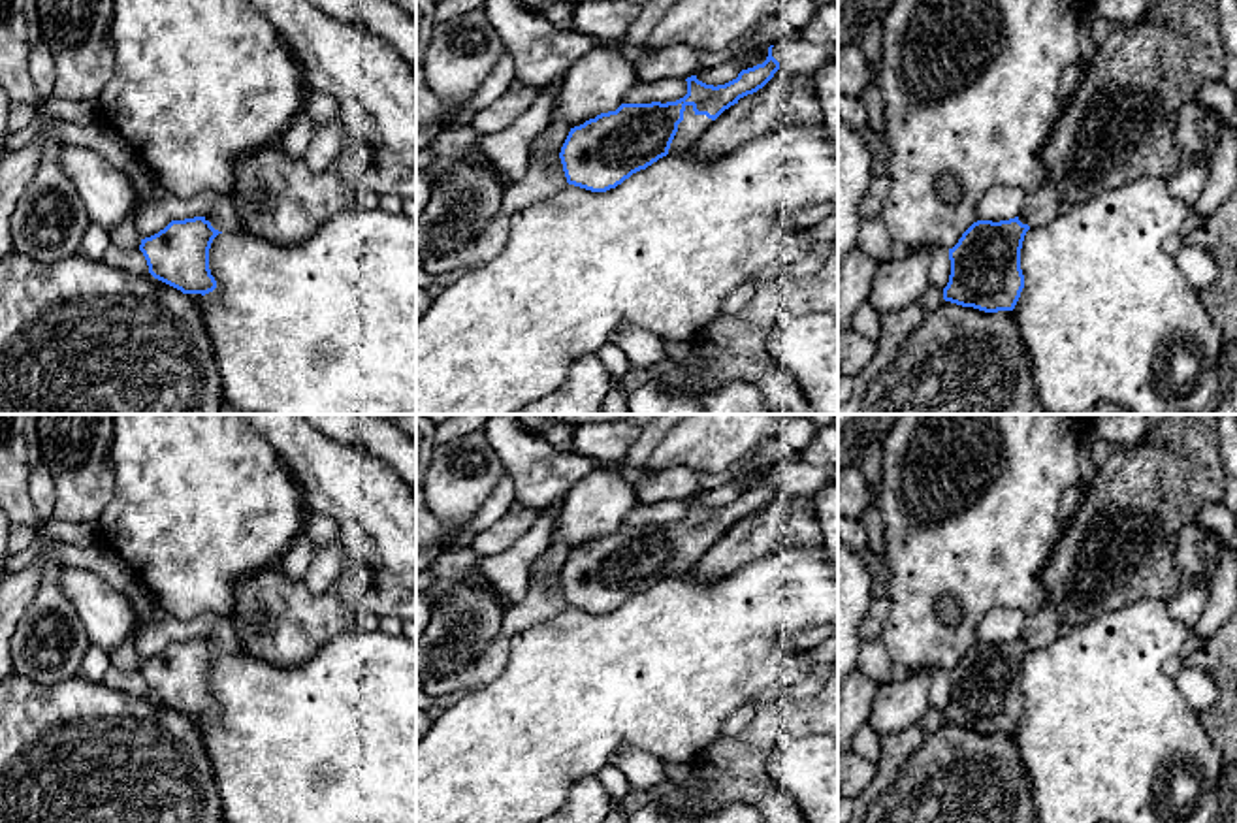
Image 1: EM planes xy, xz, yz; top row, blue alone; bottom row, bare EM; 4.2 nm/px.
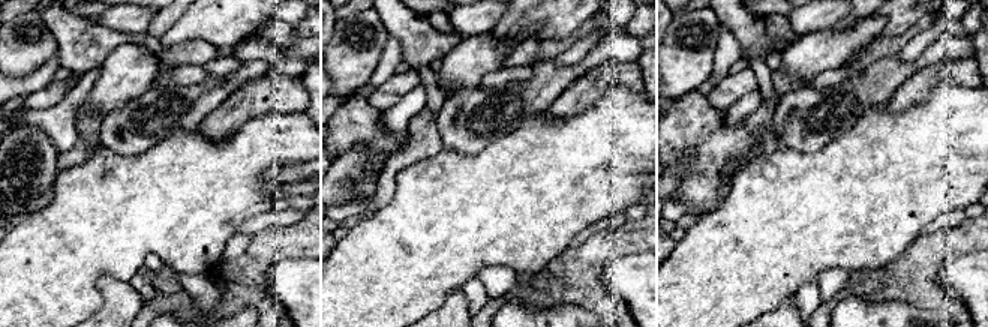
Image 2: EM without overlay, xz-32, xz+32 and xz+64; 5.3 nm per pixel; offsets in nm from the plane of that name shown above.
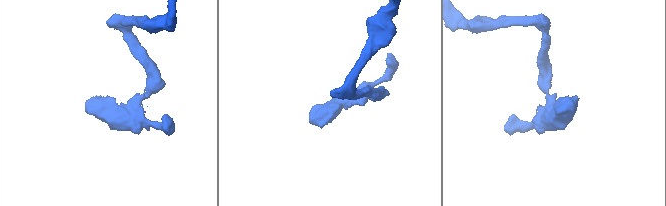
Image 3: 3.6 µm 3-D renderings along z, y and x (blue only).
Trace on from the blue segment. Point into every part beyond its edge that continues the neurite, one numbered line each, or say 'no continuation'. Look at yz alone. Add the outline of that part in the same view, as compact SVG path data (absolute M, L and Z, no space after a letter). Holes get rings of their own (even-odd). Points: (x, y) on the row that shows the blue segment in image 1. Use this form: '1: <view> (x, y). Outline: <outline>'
1: yz (1044, 204). Outline: M1047 179L1032 194L1026 194L1019 220L1030 228L1039 228L1064 213L1068 205L1062 202L1060 192Z

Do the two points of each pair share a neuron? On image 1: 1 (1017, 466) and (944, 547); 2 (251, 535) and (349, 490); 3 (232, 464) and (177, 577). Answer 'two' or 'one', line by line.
1: one
2: two
3: one

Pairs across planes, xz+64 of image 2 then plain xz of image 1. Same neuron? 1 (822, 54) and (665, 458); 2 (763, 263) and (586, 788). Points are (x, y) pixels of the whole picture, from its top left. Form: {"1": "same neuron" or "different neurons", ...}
{"1": "different neurons", "2": "different neurons"}

